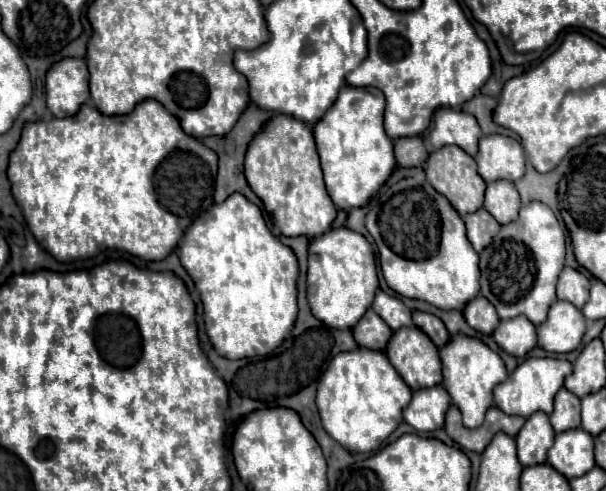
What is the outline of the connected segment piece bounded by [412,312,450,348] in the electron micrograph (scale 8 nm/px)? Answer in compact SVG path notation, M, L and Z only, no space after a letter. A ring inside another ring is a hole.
M414 312L412 314L414 324L436 344L436 346L444 346L450 340L450 332L446 330L446 326L442 324L440 318L436 318L434 314L426 314L426 312Z

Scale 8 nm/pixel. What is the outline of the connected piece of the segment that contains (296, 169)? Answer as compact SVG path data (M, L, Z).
M284 114L274 116L250 142L244 174L248 186L262 200L264 210L270 214L272 224L280 234L316 238L332 228L338 210L324 188L312 128L302 120Z

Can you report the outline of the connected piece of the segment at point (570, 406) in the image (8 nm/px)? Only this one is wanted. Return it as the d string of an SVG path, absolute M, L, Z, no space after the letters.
M560 388L554 400L554 412L550 416L552 428L556 434L566 432L568 428L580 428L580 398Z

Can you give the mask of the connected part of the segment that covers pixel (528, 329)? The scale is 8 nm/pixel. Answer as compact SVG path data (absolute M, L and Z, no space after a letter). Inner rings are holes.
M526 316L502 320L494 332L494 340L506 354L522 358L536 346L536 326Z

